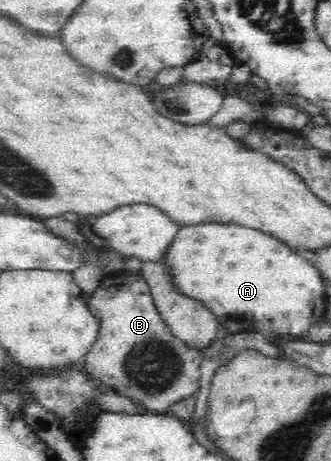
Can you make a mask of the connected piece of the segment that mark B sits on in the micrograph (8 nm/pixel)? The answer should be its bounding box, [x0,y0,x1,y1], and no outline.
[84,275,204,413]

